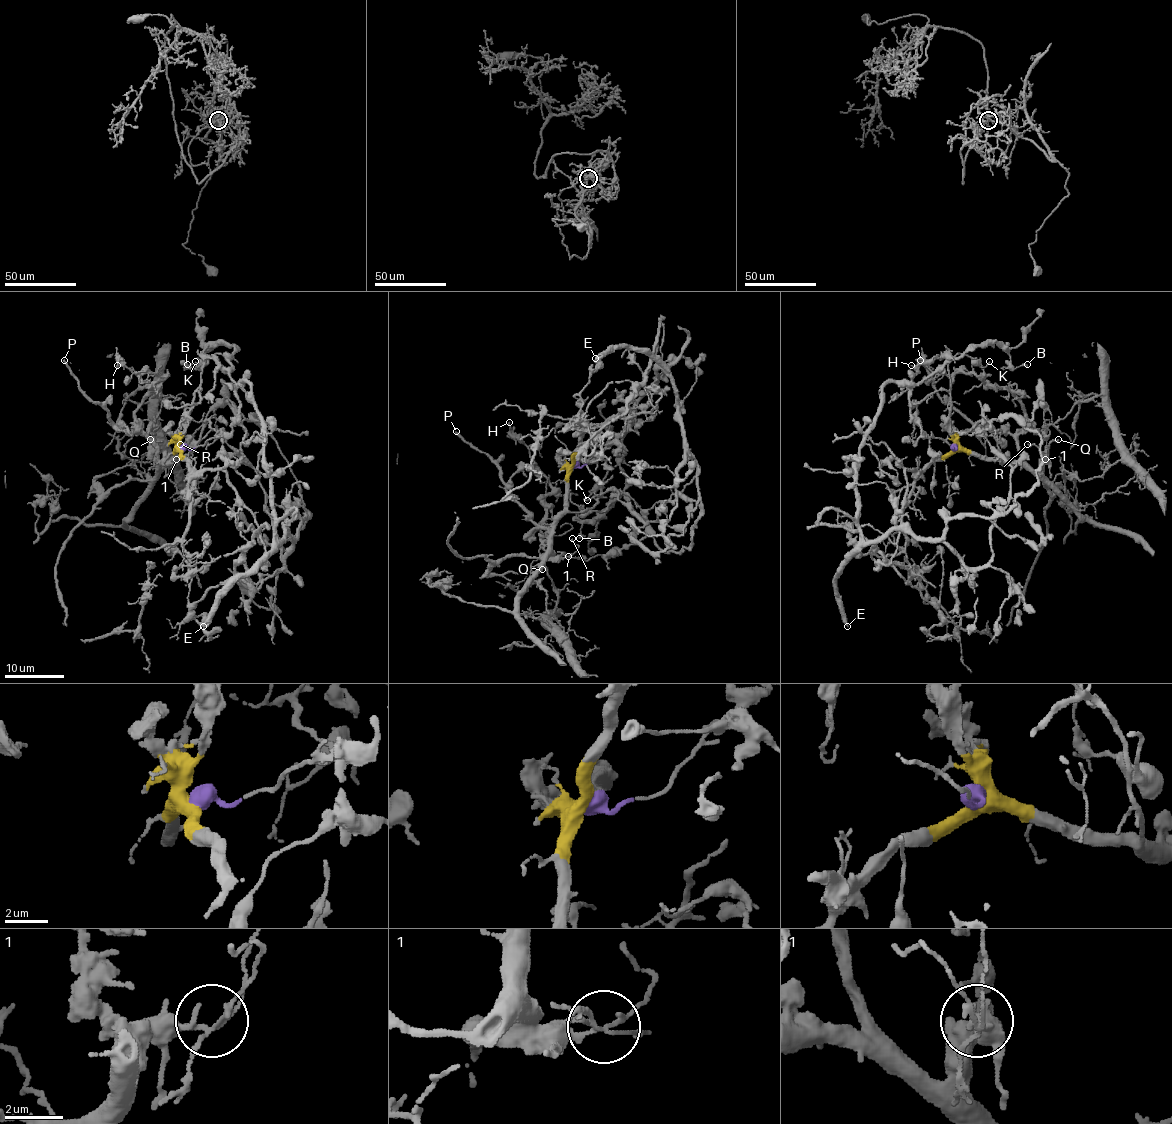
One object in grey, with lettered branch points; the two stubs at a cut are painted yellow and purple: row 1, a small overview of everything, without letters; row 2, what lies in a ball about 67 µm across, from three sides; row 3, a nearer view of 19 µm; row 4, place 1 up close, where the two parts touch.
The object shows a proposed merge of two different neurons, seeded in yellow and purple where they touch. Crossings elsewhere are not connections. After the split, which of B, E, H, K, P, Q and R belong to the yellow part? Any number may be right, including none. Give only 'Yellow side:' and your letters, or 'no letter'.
Yellow side: H, P, Q, R

